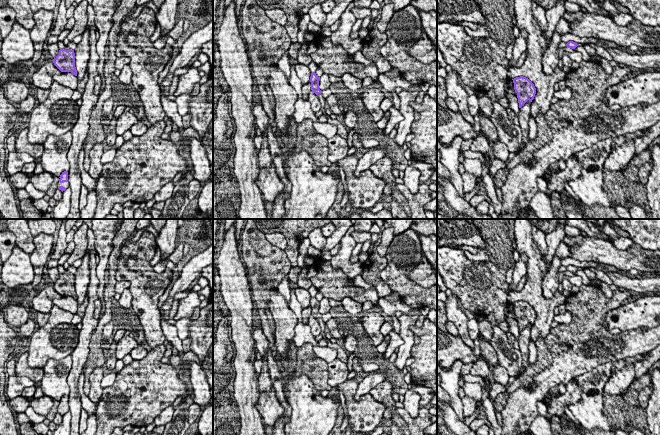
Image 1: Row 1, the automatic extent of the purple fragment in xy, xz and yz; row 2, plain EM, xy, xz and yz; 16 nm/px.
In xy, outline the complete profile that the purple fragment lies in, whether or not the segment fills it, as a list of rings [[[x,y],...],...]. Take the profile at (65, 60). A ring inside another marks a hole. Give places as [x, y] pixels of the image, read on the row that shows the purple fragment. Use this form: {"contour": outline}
{"contour": [[[60,49],[53,63],[61,72],[71,72],[77,76],[74,50]]]}

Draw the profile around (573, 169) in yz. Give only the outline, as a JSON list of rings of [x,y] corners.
[[[573,154],[567,161],[566,161],[566,168],[558,173],[554,173],[550,178],[549,182],[547,183],[547,192],[546,195],[548,197],[554,191],[561,192],[565,189],[565,183],[569,182],[572,179],[576,179],[579,177],[582,170],[582,163],[577,160],[575,154]]]

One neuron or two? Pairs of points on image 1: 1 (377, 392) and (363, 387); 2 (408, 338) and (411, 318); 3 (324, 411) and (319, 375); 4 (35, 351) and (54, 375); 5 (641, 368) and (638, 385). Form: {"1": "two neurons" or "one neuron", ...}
{"1": "two neurons", "2": "one neuron", "3": "two neurons", "4": "two neurons", "5": "two neurons"}

